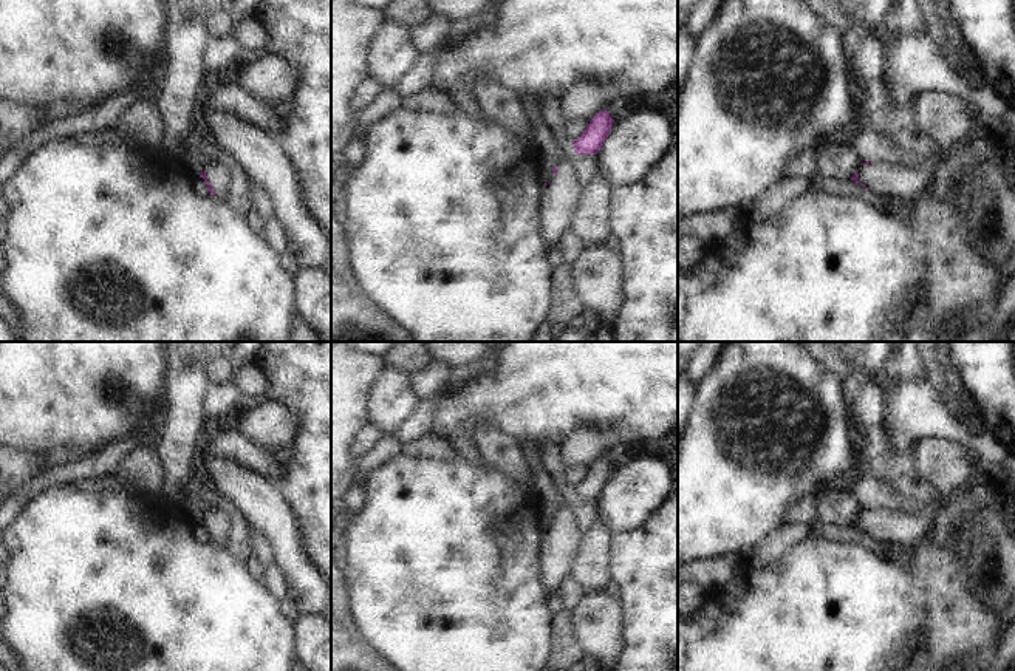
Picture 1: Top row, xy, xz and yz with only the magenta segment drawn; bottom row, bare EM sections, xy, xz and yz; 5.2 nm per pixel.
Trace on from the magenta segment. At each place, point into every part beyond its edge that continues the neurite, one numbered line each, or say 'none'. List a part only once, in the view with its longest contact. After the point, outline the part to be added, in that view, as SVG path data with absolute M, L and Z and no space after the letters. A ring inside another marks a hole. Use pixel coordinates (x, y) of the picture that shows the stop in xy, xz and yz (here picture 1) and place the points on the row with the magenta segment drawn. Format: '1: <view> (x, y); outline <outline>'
1: xy (217, 173); outline M212 162L206 169L206 179L212 186L215 196L226 199L231 169L227 164Z

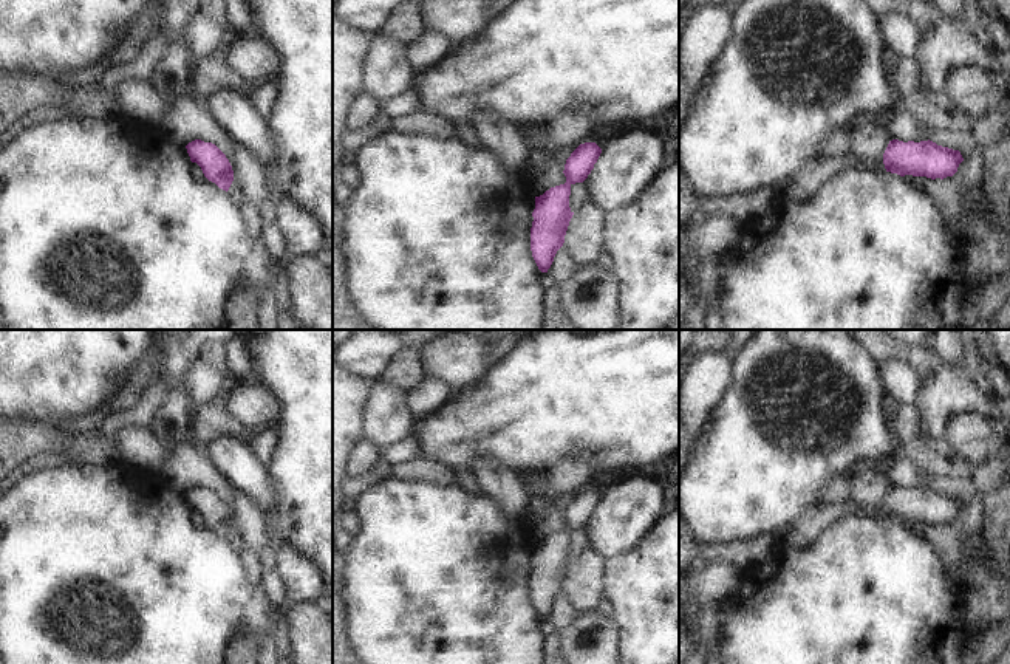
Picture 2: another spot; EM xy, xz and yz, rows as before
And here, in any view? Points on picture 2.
none

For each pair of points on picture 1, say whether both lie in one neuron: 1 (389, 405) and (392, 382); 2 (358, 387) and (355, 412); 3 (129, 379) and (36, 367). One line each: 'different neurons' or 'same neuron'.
1: same neuron
2: same neuron
3: same neuron

